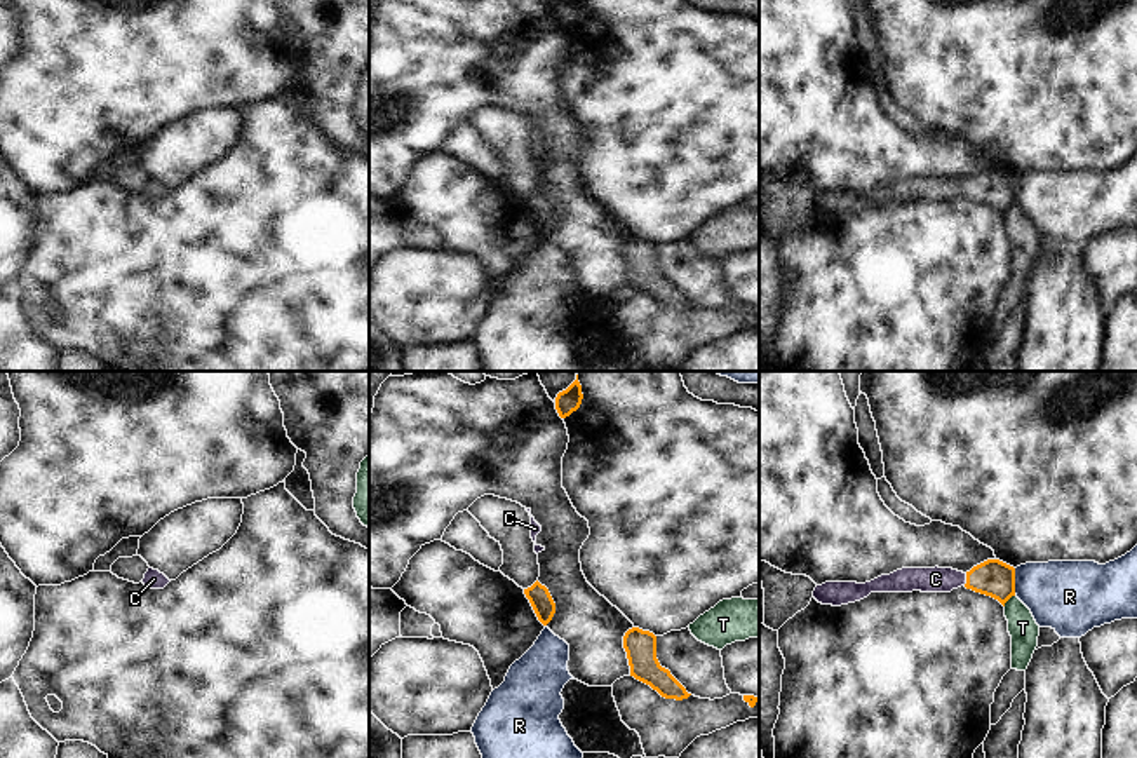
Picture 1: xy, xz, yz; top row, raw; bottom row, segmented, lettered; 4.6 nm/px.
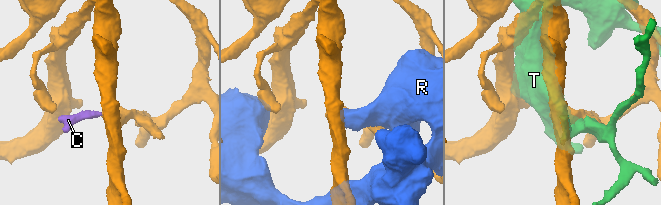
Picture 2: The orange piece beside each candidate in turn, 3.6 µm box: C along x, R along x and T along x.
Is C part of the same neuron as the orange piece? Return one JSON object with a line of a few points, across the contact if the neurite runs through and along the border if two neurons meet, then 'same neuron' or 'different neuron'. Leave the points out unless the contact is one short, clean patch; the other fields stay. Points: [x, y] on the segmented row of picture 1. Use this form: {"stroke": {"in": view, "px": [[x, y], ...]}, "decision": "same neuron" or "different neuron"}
{"stroke": {"in": "yz", "px": [[993, 577], [967, 579], [935, 579]]}, "decision": "same neuron"}

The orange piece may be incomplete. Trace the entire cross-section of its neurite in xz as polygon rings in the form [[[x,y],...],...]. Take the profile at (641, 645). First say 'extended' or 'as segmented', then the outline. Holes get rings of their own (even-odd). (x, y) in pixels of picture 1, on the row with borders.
as segmented; [[[632,627],[623,636],[623,648],[627,652],[630,676],[649,685],[665,699],[683,700],[691,694],[662,667],[656,659],[656,636],[649,631]]]

